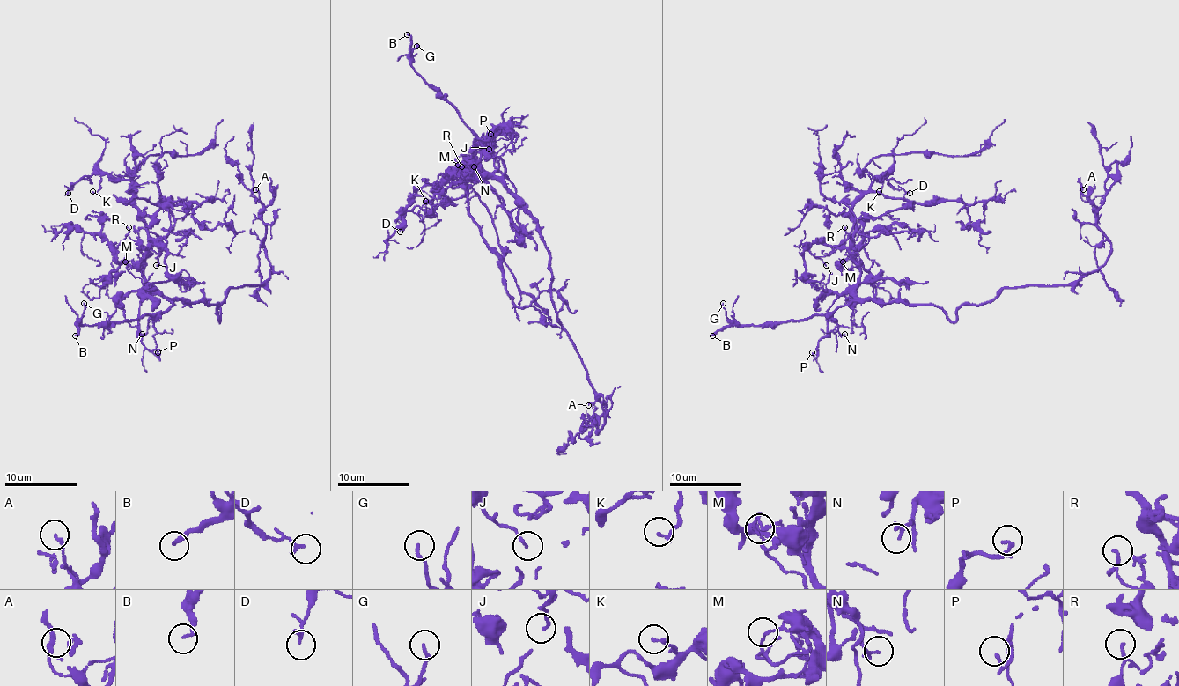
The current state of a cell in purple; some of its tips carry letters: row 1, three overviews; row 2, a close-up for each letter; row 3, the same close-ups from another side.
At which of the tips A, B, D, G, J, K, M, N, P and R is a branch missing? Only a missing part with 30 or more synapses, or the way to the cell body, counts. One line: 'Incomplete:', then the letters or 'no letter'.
Incomplete: B

